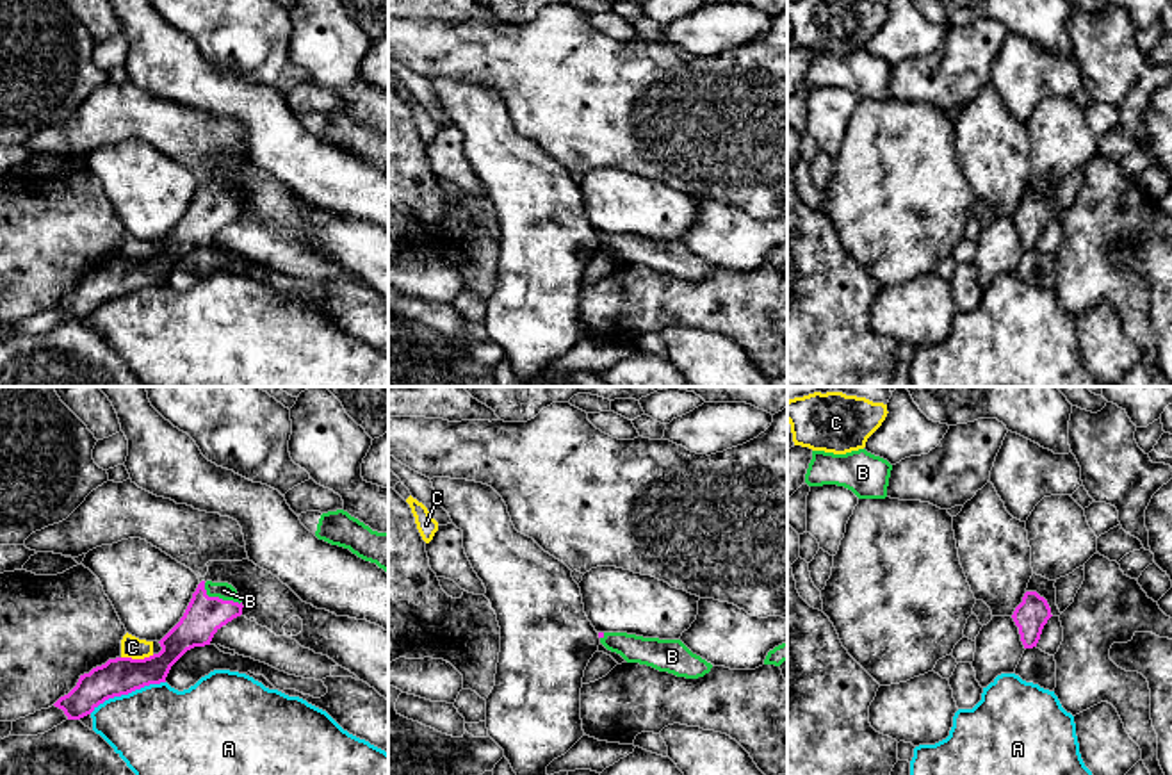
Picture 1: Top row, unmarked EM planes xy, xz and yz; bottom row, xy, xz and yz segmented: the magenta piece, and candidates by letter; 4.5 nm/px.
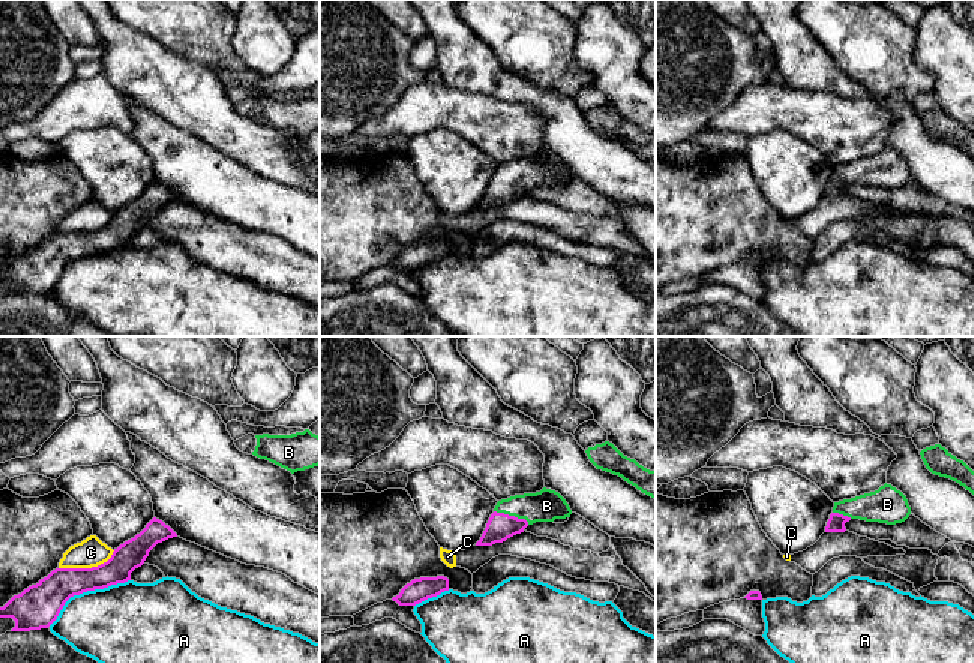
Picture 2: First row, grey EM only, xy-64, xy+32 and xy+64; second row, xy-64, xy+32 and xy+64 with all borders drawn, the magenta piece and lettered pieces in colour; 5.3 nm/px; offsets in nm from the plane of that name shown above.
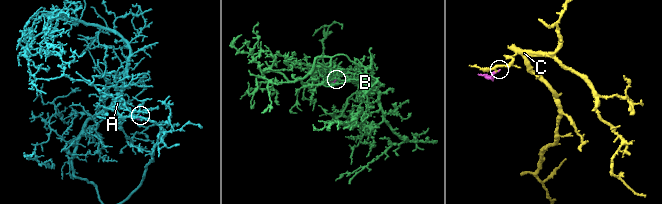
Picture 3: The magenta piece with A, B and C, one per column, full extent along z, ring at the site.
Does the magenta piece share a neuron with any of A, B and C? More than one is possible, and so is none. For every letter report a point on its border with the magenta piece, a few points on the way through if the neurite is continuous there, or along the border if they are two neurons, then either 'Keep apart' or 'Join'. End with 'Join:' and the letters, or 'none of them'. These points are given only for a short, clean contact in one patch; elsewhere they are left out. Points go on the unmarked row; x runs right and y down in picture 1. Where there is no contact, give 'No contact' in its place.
A: Touches magenta at xy (127, 294). Keep apart
B: Touches magenta at xy (218, 198). Path across: xy (203, 216), (218, 198), (223, 191). Join
C: Touches magenta at xy (138, 261). Keep apart
Join: B

